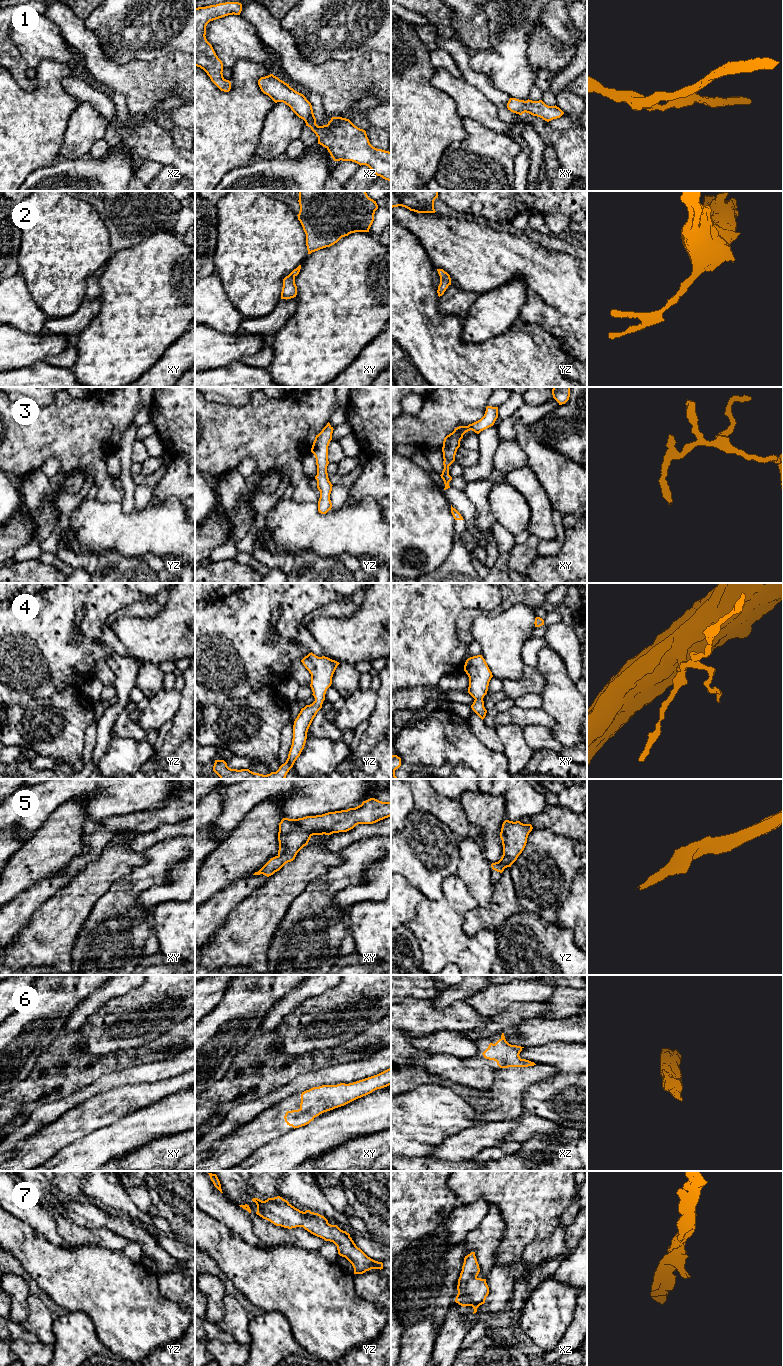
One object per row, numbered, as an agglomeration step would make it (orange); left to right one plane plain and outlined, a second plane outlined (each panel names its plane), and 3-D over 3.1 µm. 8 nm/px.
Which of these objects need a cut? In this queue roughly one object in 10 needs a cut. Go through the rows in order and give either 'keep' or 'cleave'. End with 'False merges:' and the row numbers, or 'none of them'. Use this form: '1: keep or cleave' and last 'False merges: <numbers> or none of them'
1: keep
2: keep
3: keep
4: keep
5: keep
6: keep
7: keep
False merges: none of them

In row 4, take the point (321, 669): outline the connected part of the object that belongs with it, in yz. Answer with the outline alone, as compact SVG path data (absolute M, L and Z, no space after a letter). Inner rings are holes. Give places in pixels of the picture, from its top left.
M312 652L305 656L301 662L311 674L310 687L313 692L315 701L306 705L301 709L293 725L292 745L288 754L288 758L276 772L263 775L254 773L249 769L231 769L224 760L215 760L213 771L220 779L285 779L289 770L293 767L295 761L304 749L308 729L316 716L317 712L322 708L323 701L327 689L332 684L332 677L340 664L328 657L318 657Z

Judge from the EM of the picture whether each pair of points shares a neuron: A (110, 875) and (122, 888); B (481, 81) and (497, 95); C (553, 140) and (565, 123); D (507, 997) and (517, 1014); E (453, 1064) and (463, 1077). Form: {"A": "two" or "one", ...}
{"A": "two", "B": "one", "C": "two", "D": "two", "E": "one"}

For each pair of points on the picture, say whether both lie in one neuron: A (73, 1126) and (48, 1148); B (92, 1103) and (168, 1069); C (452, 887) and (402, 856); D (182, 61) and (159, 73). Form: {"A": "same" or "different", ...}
{"A": "same", "B": "different", "C": "different", "D": "same"}

